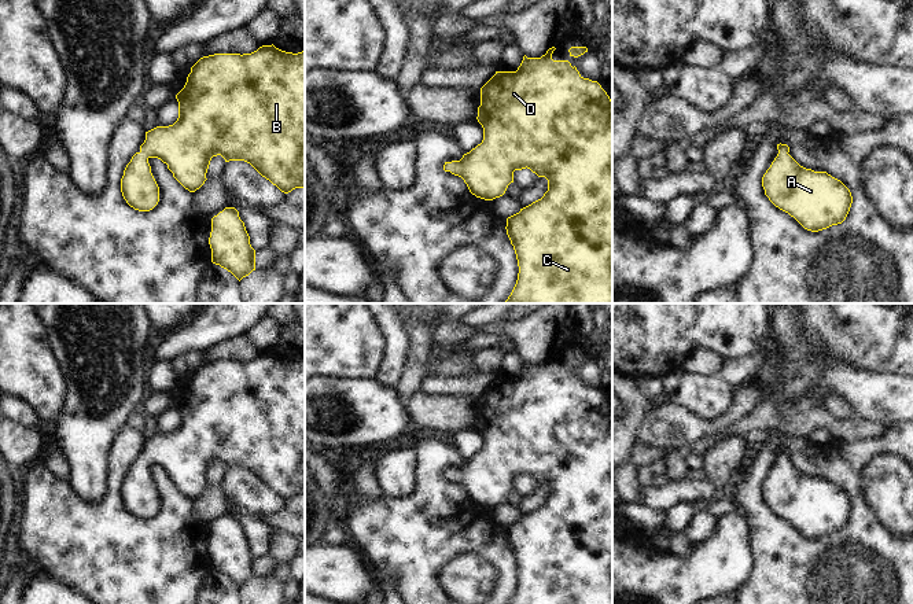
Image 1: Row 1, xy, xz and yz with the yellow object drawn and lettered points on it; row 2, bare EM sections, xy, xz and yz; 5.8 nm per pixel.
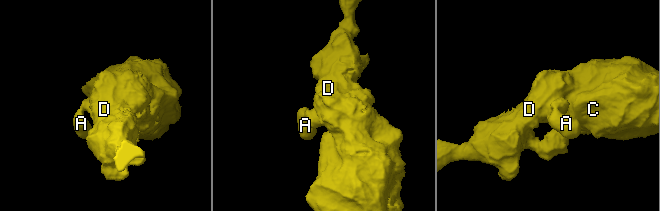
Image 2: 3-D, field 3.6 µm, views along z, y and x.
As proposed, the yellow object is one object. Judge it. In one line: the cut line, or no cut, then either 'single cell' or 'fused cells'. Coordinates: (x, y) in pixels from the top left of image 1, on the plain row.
no cut | single cell

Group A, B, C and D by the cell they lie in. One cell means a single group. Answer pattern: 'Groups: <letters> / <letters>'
Groups: A B C D

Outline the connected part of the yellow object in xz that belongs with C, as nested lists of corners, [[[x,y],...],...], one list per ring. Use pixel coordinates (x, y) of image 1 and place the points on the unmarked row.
[[[552,354],[541,365],[527,365],[516,379],[496,379],[496,382],[481,395],[481,413],[478,415],[478,430],[483,435],[483,448],[460,468],[445,469],[443,478],[459,483],[467,491],[470,500],[476,505],[493,508],[505,501],[513,490],[513,479],[530,476],[538,485],[548,487],[548,498],[519,520],[507,526],[507,542],[513,553],[519,581],[516,592],[509,604],[612,604],[612,408],[597,388],[583,386],[577,375],[568,368],[553,368]]]

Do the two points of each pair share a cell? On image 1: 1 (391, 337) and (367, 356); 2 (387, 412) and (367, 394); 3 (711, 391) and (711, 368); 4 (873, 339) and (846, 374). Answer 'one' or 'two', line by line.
1: two
2: one
3: two
4: two

